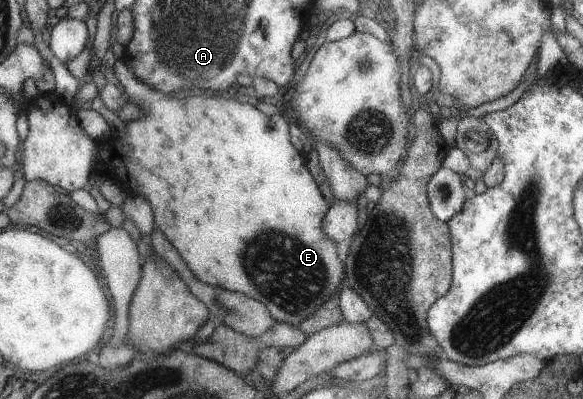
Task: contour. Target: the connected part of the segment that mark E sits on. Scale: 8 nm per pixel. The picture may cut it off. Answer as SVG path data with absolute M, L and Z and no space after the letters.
M122 57L114 61L112 70L117 81L123 87L123 91L127 95L126 98L129 102L131 101L131 103L143 108L145 115L139 120L125 122L125 132L114 131L114 134L109 135L105 141L93 143L91 137L81 131L81 127L77 125L77 121L75 121L73 115L69 117L67 123L63 123L63 106L65 103L54 92L43 94L42 96L37 95L35 101L33 101L33 105L31 105L33 108L27 114L30 130L28 138L23 143L24 157L20 173L26 181L43 180L53 184L65 193L85 189L87 177L90 176L89 173L91 173L91 167L93 167L93 157L98 157L95 160L98 167L96 173L100 173L105 178L115 180L120 187L123 187L124 191L127 191L127 195L135 193L135 195L141 195L141 197L145 197L149 201L149 205L153 207L155 225L169 239L169 243L179 251L178 254L181 256L181 259L199 281L232 292L243 293L243 295L247 295L247 297L263 303L275 322L297 326L300 321L315 313L328 299L339 295L340 291L344 288L344 262L340 258L336 243L322 232L323 215L326 214L325 211L328 211L327 201L321 197L321 193L319 193L319 189L317 189L311 173L307 171L305 159L289 143L287 123L283 121L280 112L268 117L267 115L263 115L263 113L259 113L251 105L241 105L237 101L227 101L223 97L185 97L185 99L173 99L173 95L167 95L167 93L163 95L161 92L153 91L148 84L138 80L125 65Z

